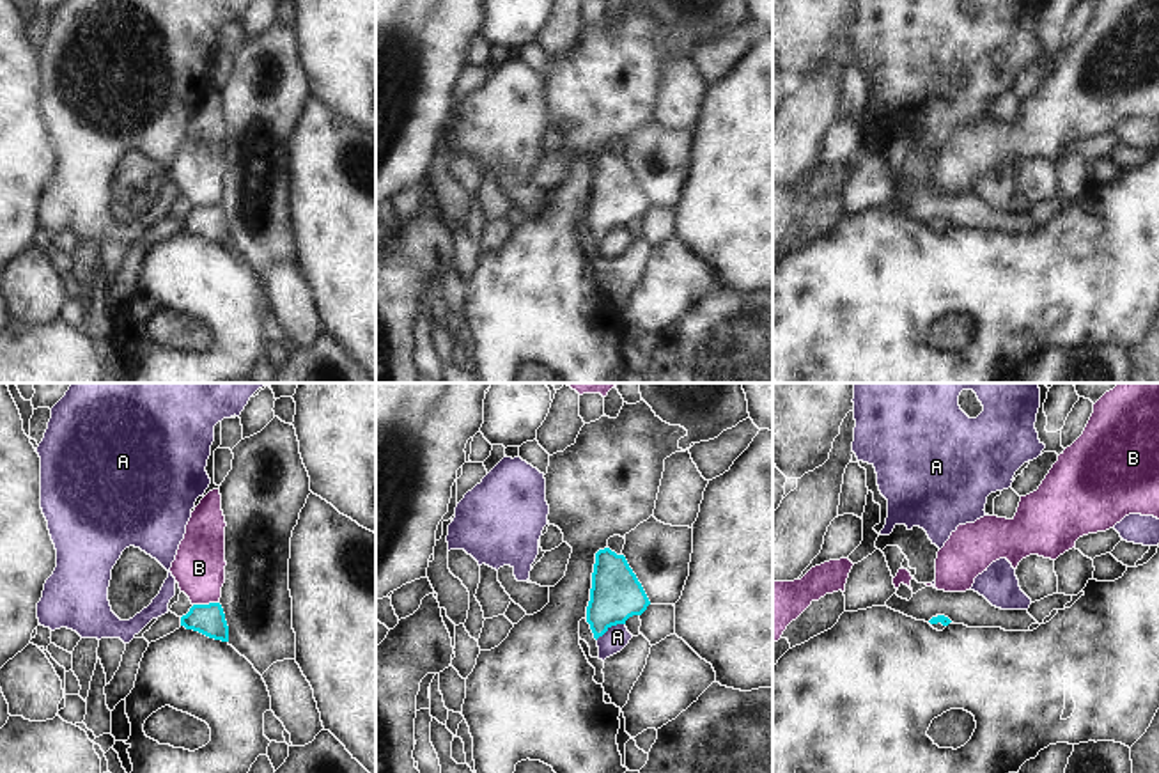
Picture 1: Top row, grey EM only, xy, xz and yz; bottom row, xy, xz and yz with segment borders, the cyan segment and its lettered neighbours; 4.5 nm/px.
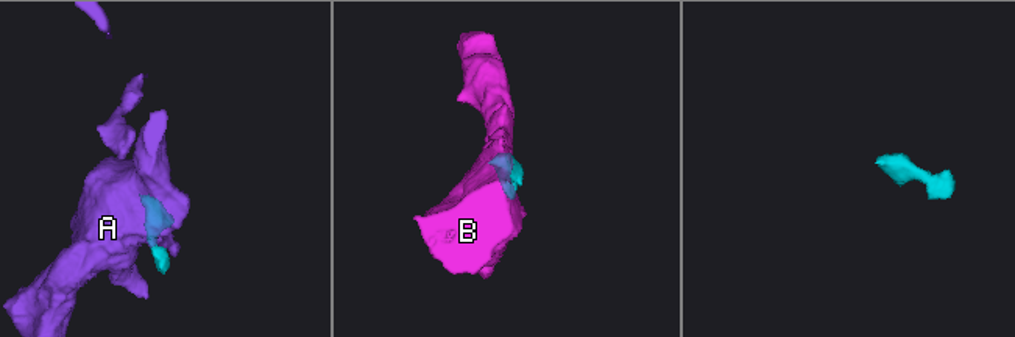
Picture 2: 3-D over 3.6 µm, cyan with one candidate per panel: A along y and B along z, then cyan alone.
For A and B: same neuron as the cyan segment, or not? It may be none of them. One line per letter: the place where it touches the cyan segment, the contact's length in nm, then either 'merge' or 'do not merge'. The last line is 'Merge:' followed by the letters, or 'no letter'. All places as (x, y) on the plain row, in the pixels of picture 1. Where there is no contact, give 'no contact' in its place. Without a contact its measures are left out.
A: meets cyan in xz at (610, 229); contact 150 nm long; do not merge
B: meets cyan in xy at (206, 208); contact 120 nm long; do not merge
Merge: no letter

